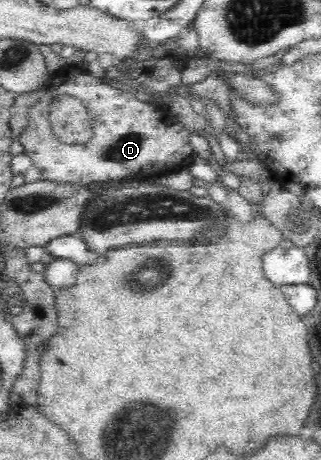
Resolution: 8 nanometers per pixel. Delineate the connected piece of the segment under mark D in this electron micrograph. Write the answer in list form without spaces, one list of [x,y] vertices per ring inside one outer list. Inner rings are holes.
[[[77,72],[72,74],[67,80],[63,80],[57,86],[51,84],[48,86],[48,92],[45,96],[41,96],[33,108],[29,110],[29,125],[20,135],[20,144],[24,148],[23,154],[29,155],[33,165],[41,170],[39,179],[50,180],[55,182],[71,182],[81,184],[98,183],[99,181],[108,181],[109,179],[127,179],[131,178],[131,172],[143,172],[147,170],[149,173],[157,171],[157,168],[167,168],[167,164],[177,162],[177,160],[187,160],[188,162],[196,156],[191,147],[190,134],[179,123],[173,124],[167,120],[167,116],[163,116],[163,112],[156,108],[153,102],[145,100],[141,102],[134,94],[123,92],[123,90],[113,88],[99,77],[89,74],[89,72]],[[58,95],[68,95],[77,98],[87,109],[89,119],[92,122],[93,137],[91,141],[83,145],[69,146],[59,142],[50,130],[50,122],[48,120],[52,99]]]

